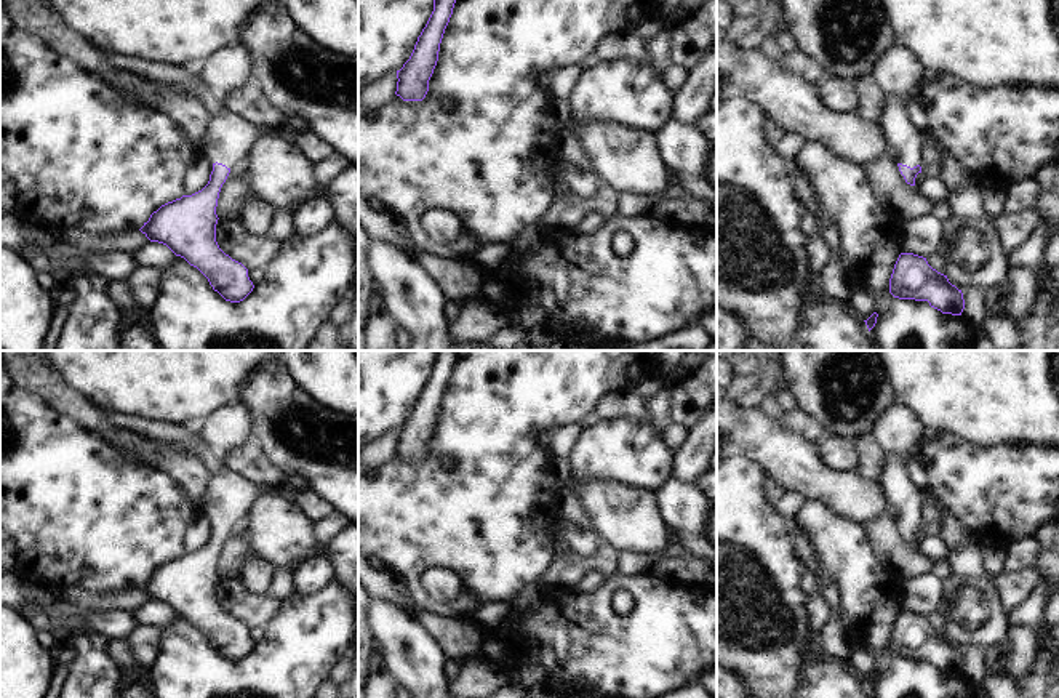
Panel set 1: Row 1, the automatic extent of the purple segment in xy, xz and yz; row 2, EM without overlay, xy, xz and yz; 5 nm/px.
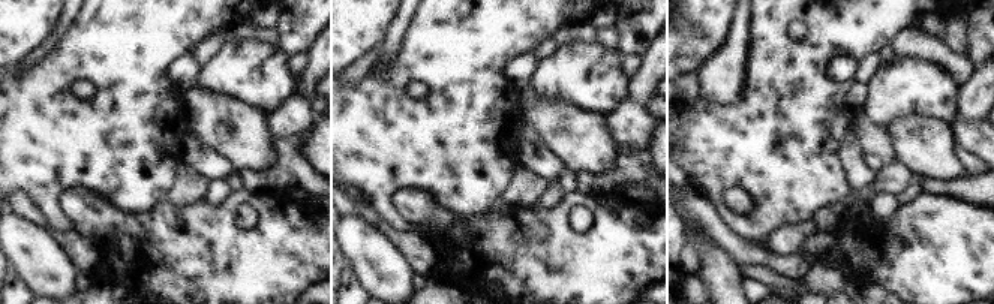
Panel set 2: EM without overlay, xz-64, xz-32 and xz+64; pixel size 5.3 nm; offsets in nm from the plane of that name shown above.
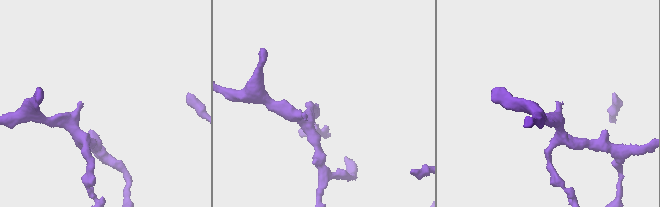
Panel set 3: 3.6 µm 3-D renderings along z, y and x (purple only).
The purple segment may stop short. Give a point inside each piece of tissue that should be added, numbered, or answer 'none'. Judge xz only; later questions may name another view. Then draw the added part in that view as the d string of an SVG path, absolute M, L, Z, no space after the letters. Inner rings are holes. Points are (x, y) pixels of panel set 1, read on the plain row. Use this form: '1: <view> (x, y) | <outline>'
none

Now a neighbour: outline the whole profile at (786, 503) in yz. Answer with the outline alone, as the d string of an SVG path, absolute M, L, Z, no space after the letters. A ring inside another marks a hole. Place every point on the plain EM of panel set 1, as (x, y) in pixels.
M768 472L763 477L763 495L768 504L785 520L787 525L795 519L803 496L781 487Z

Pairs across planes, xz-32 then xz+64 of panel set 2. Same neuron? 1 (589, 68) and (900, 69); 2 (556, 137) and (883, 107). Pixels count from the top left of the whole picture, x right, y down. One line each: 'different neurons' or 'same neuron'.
1: same neuron
2: different neurons

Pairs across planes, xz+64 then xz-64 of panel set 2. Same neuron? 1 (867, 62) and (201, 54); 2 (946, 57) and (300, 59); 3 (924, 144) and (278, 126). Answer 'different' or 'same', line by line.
1: different
2: same
3: different

